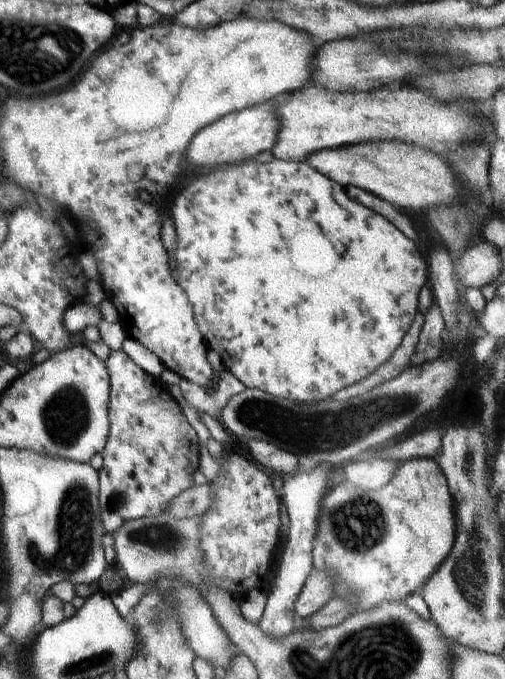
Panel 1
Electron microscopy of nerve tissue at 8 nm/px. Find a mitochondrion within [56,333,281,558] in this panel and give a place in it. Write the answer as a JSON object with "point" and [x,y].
{"point":[167,539]}

